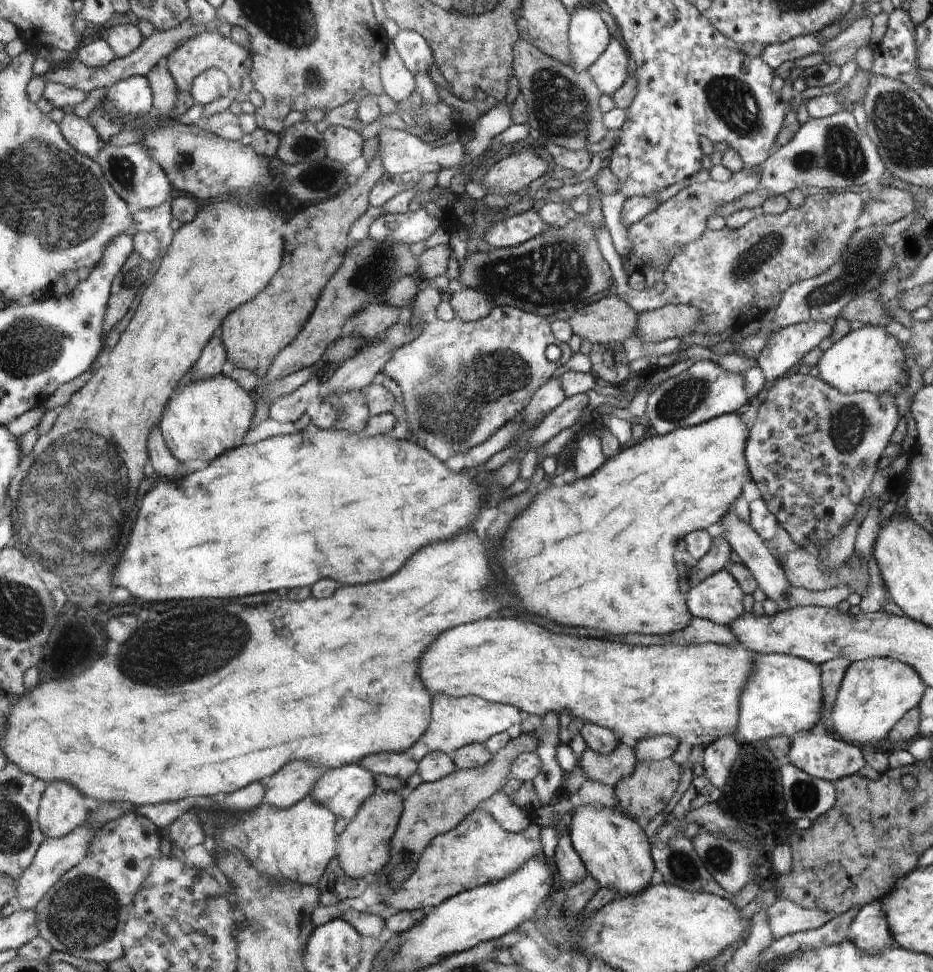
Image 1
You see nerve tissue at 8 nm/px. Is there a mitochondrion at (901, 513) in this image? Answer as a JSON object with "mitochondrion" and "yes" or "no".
{"mitochondrion":"no"}

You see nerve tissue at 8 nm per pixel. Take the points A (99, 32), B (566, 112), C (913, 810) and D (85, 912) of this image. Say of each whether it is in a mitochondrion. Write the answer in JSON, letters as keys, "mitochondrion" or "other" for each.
{"A":"other","B":"mitochondrion","C":"other","D":"mitochondrion"}

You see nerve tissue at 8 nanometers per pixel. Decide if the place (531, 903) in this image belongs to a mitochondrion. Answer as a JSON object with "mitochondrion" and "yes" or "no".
{"mitochondrion":"no"}

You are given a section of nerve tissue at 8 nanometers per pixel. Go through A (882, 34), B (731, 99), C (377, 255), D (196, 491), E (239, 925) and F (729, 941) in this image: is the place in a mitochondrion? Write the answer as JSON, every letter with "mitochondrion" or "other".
{"A":"other","B":"mitochondrion","C":"mitochondrion","D":"other","E":"other","F":"other"}

